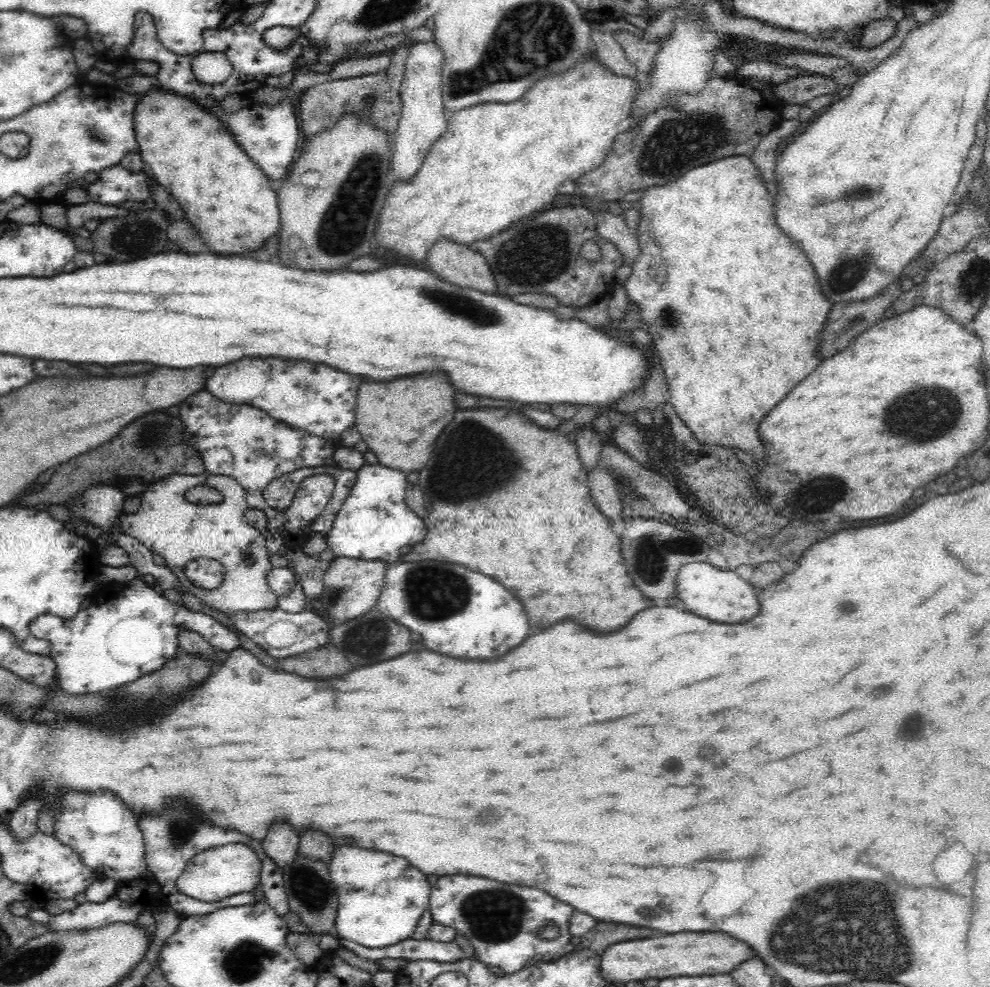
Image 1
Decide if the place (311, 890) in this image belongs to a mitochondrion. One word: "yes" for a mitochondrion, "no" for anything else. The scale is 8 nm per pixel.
yes

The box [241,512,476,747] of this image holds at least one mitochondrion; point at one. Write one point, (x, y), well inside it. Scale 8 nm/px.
(426, 587)

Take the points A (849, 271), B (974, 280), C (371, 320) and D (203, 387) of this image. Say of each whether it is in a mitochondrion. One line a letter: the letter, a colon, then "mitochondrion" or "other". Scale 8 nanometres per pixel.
A: mitochondrion
B: mitochondrion
C: other
D: other

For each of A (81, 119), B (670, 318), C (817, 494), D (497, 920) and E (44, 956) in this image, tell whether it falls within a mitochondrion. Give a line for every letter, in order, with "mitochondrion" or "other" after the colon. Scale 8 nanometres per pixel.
A: other
B: mitochondrion
C: mitochondrion
D: mitochondrion
E: mitochondrion

